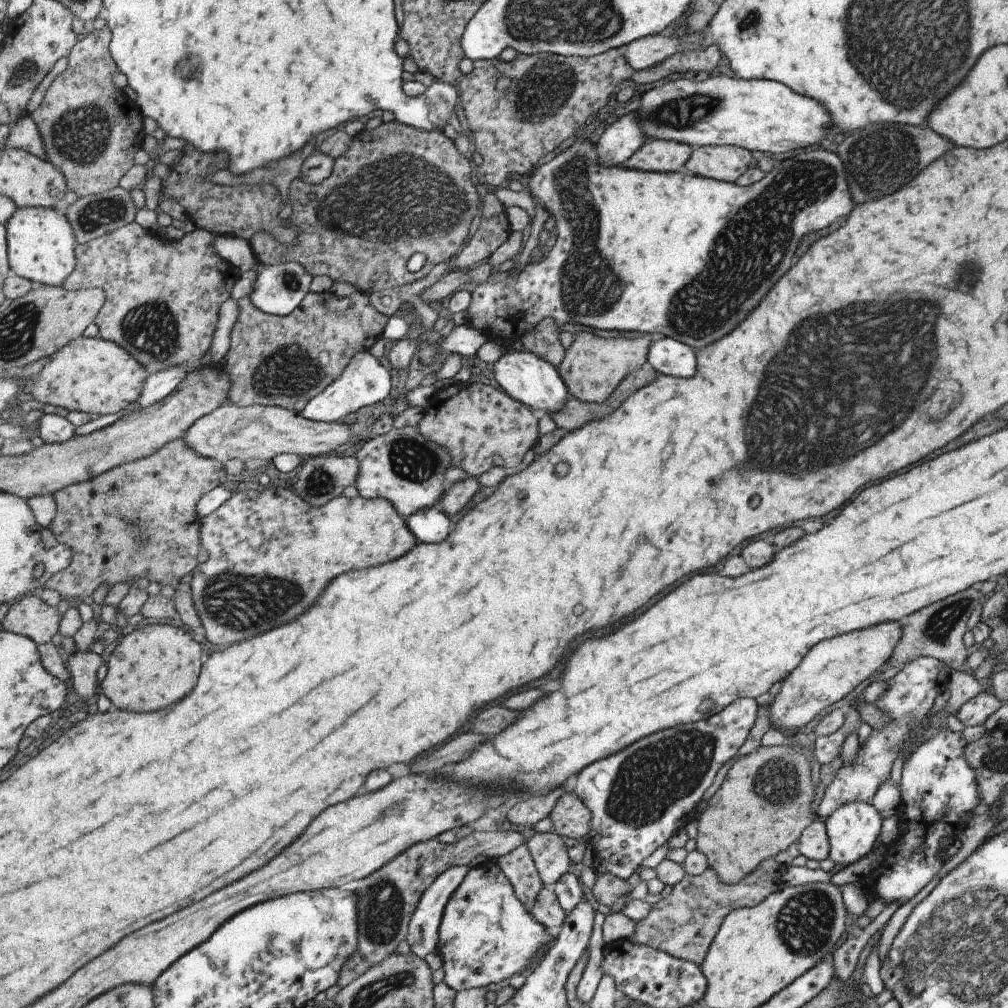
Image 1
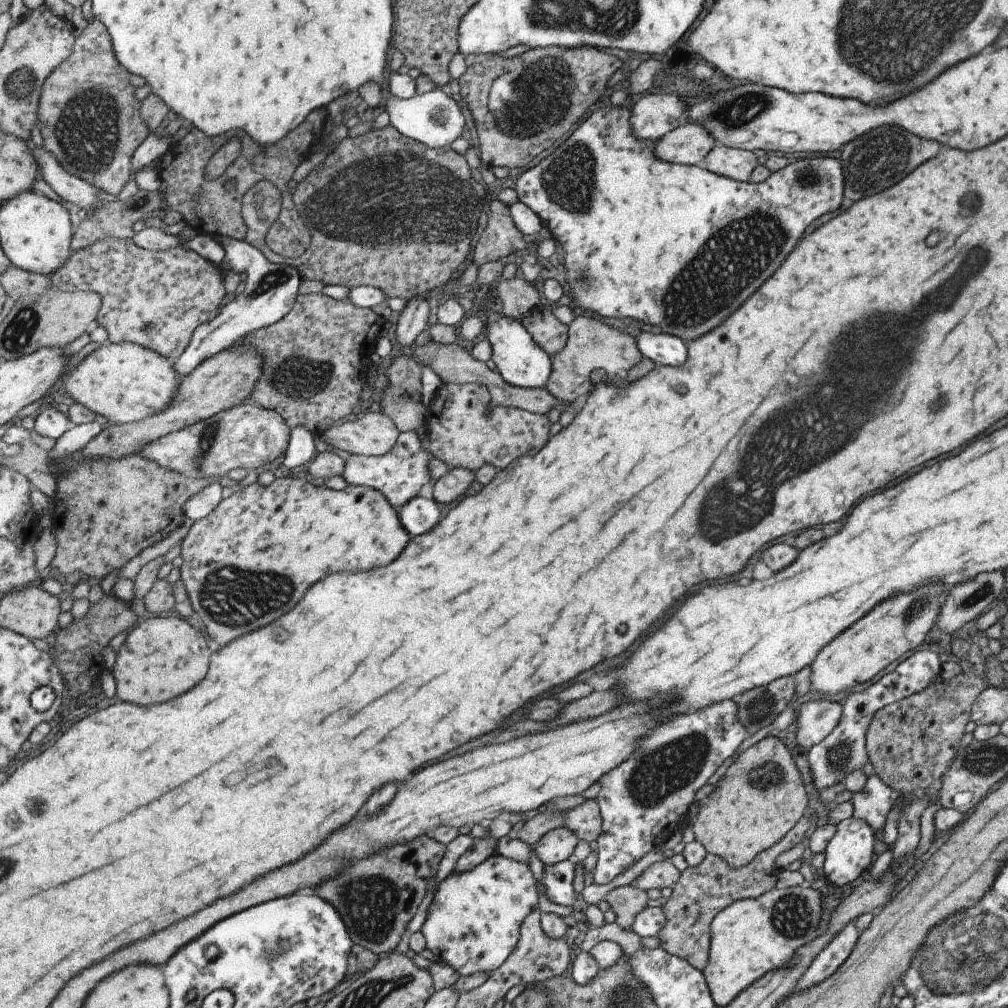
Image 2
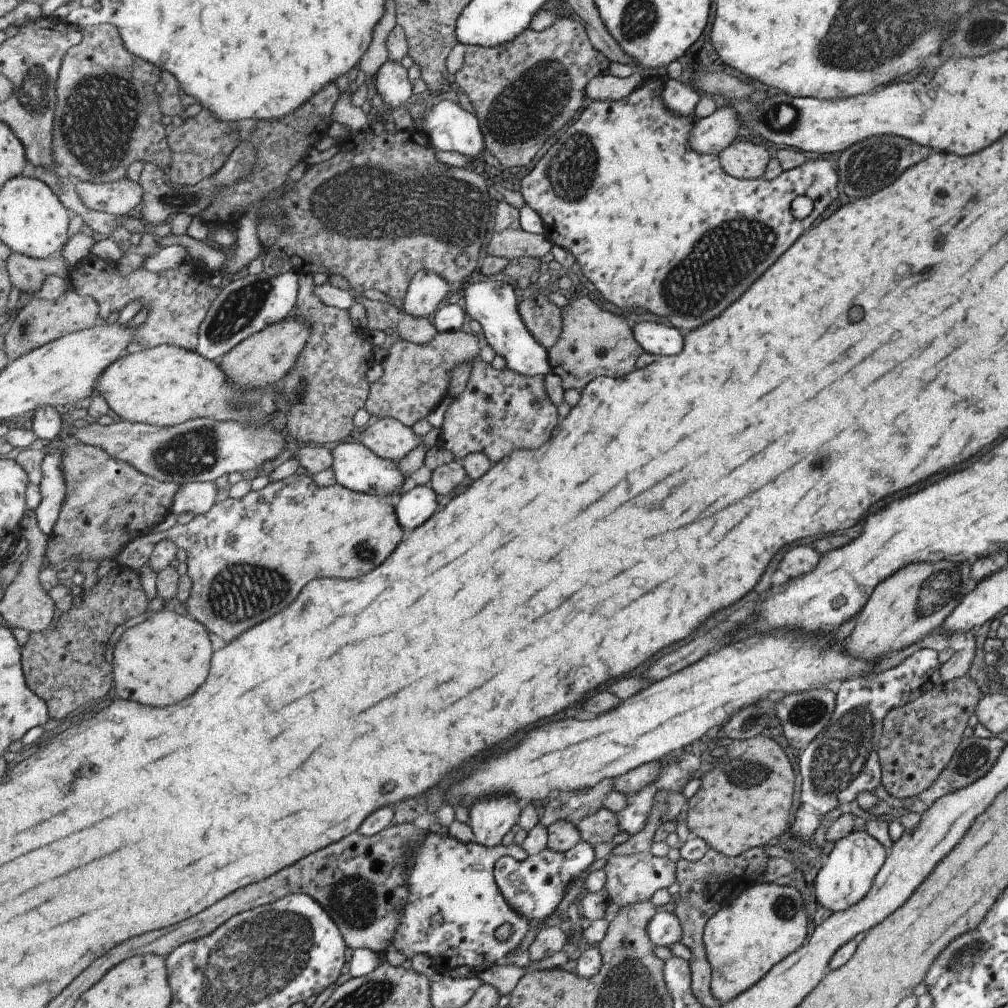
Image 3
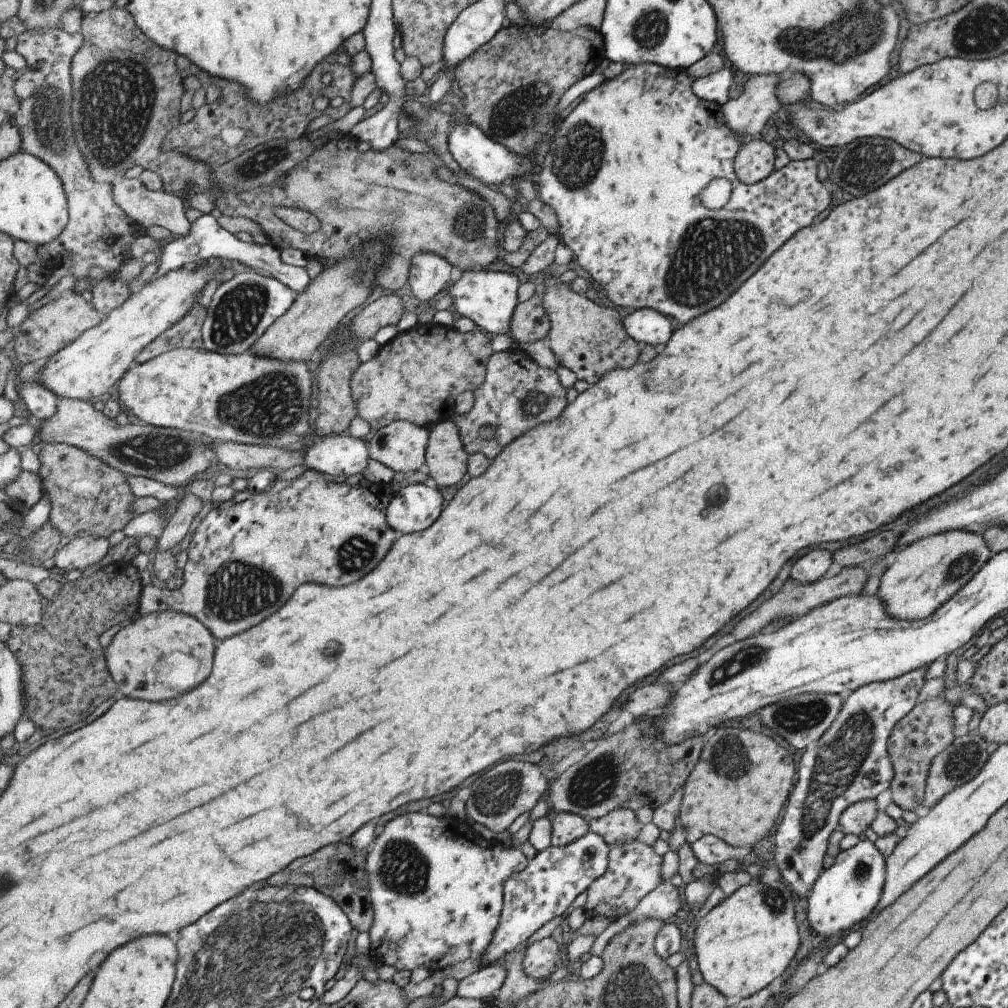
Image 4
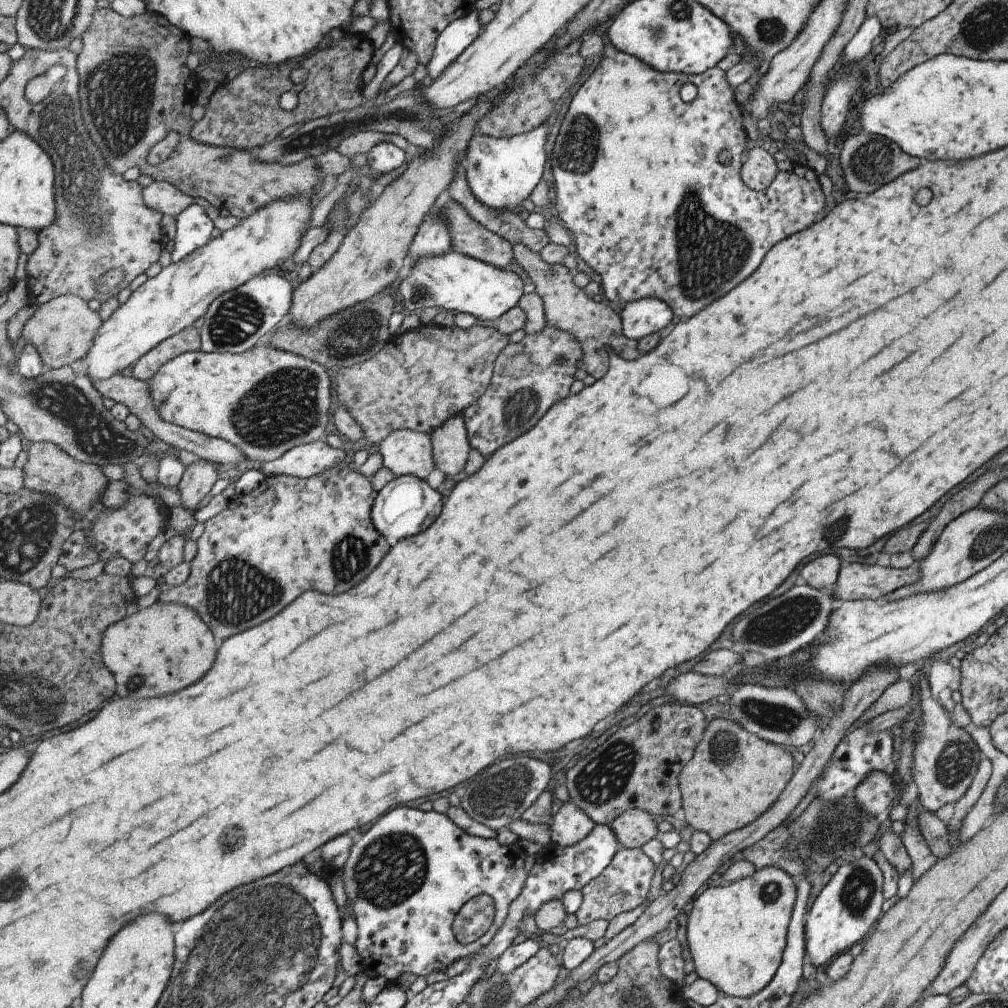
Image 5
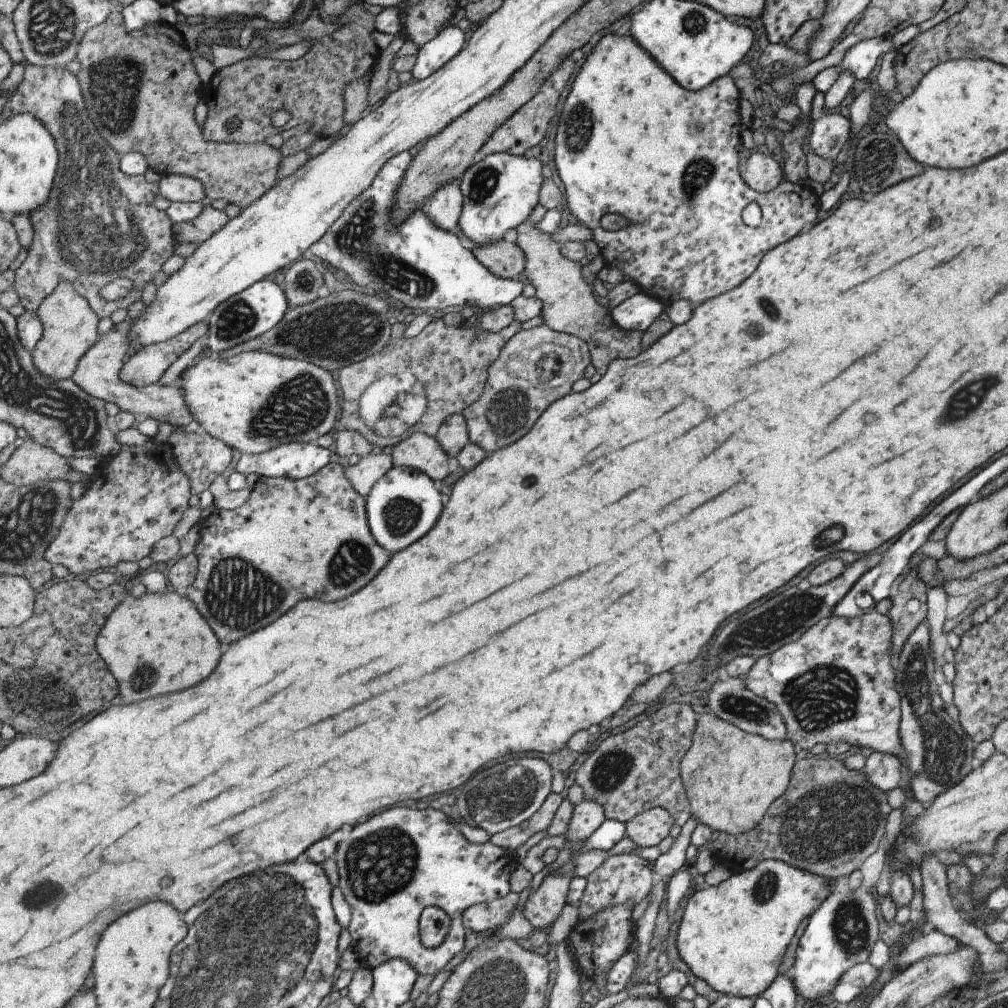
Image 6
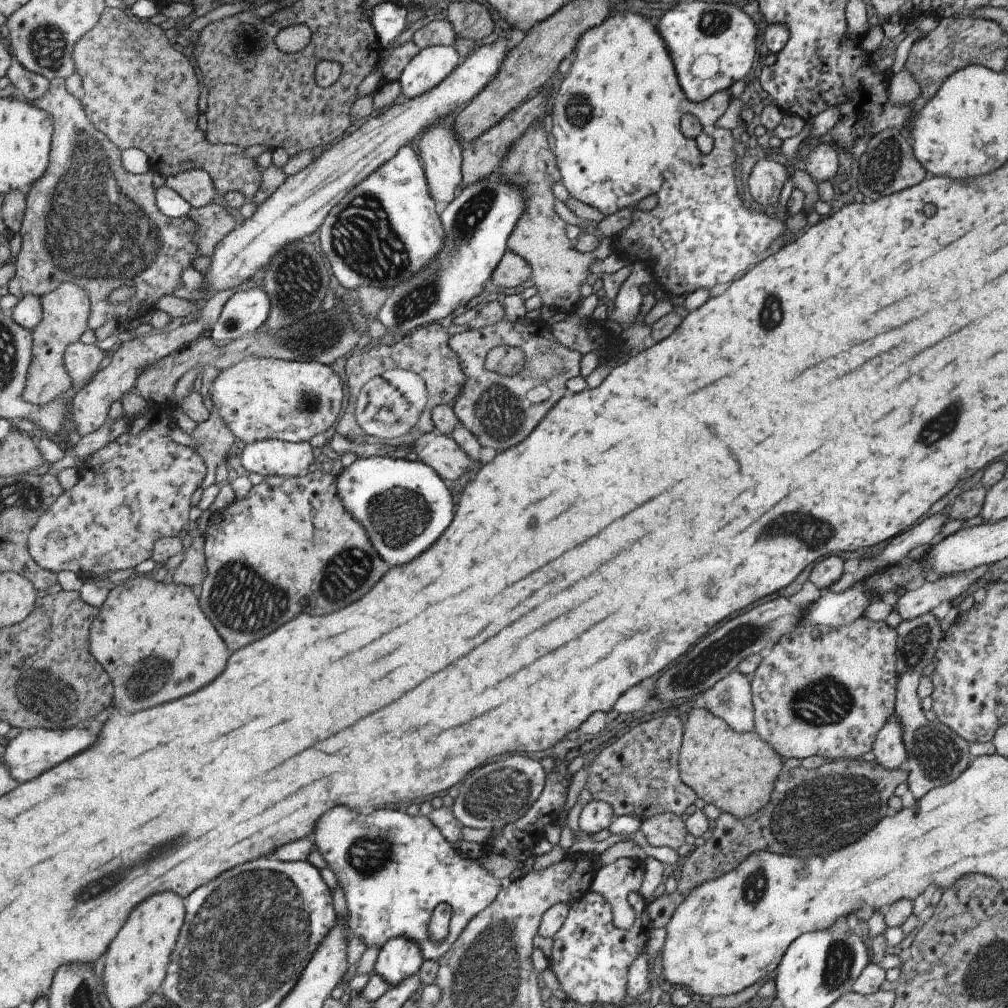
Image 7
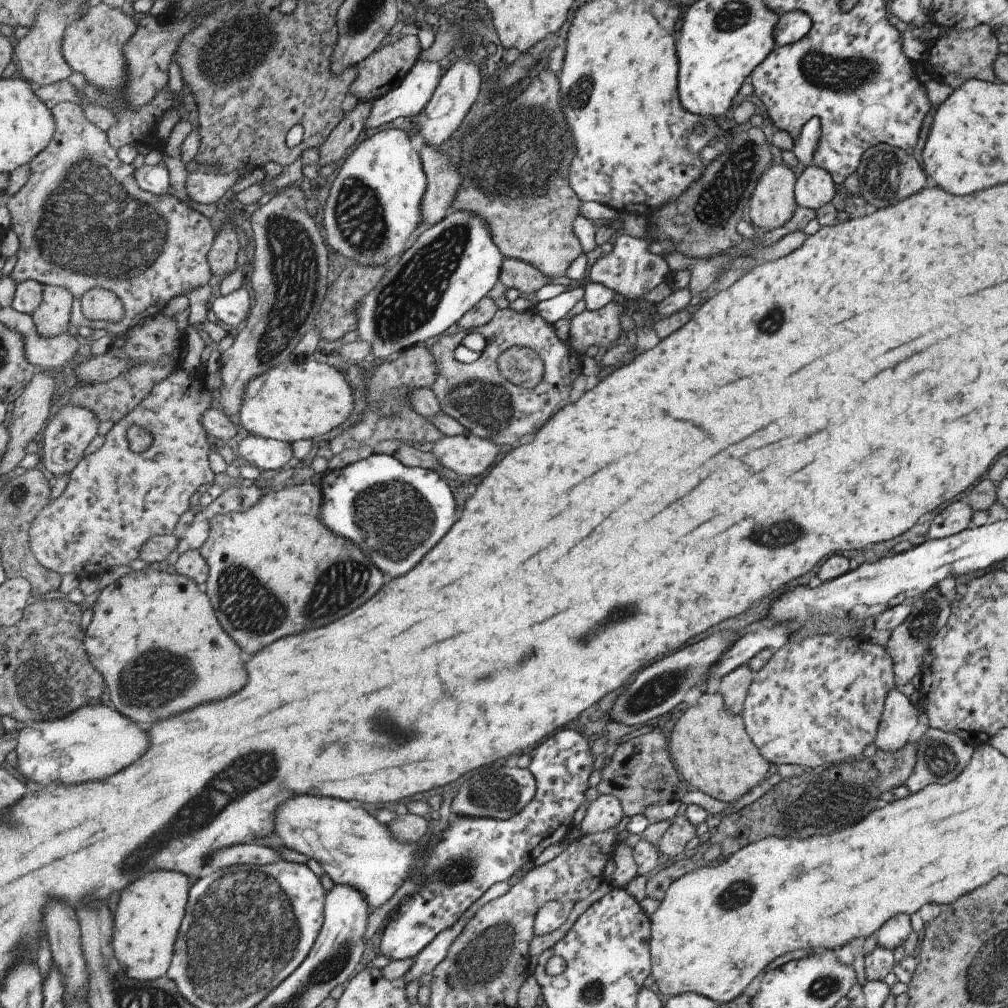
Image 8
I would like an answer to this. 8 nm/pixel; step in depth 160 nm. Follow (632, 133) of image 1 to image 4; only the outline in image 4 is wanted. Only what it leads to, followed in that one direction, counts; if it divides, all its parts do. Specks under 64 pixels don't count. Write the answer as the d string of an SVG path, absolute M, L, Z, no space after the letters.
M724 68L710 75L696 78L692 82L693 94L698 99L713 101L718 105L722 105L729 100L728 92L734 78L735 74Z

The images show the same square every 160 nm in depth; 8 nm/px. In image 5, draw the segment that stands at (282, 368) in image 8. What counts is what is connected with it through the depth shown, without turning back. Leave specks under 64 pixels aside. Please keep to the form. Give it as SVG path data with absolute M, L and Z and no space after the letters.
M268 345L253 347L244 353L206 353L203 350L195 352L191 351L164 364L154 378L149 381L149 384L152 388L152 397L154 398L155 406L160 410L164 419L226 440L242 450L242 453L249 460L249 464L251 462L254 465L257 465L261 462L266 463L267 461L277 460L293 447L321 441L325 438L325 432L327 432L327 428L329 428L329 422L332 422L333 420L333 413L329 410L331 404L333 404L333 402L331 402L331 396L333 396L333 394L331 394L331 379L333 377L334 376L329 376L329 370L325 370L325 367L317 361L311 360L303 355L284 351Z

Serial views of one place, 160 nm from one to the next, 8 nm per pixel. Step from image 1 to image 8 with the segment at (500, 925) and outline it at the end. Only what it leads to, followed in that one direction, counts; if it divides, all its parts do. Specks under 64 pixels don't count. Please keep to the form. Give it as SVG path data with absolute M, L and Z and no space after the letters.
M297 796L295 800L287 800L275 816L275 834L281 836L277 838L281 844L320 862L337 885L351 885L361 890L372 910L393 898L418 862L416 844L395 839L394 833L389 834L387 826L383 828L375 816L367 816L367 810L351 806L351 802L345 800Z

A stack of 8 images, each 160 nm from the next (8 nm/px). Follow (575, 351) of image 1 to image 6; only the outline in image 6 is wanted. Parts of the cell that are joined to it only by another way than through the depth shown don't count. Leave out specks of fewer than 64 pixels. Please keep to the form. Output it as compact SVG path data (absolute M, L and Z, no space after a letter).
M529 219L516 231L516 243L526 254L524 274L535 288L535 297L542 303L540 316L548 328L585 340L590 346L591 365L598 375L606 372L611 360L633 358L642 352L642 332L620 330L612 322L607 308L595 302L592 293L589 292L589 286L583 282L579 263L565 259L561 255L561 246L552 239L551 234L540 232L536 224Z

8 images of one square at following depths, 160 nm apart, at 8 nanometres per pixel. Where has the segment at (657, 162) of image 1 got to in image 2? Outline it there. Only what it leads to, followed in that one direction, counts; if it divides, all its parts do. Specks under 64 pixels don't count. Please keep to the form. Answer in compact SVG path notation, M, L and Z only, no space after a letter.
M685 121L657 140L653 154L673 164L703 167L704 156L714 146L715 142L707 129Z

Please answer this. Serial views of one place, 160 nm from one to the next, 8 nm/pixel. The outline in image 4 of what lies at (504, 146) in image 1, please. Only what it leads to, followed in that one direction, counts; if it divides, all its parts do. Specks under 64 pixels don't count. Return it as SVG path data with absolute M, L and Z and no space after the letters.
M506 25L490 43L475 51L457 68L449 70L448 75L455 79L463 92L464 112L469 122L517 154L527 154L531 153L533 144L552 126L554 110L563 94L579 78L591 74L604 58L600 34L592 28L577 27L570 31L560 31L547 27L537 34L525 35L517 26Z

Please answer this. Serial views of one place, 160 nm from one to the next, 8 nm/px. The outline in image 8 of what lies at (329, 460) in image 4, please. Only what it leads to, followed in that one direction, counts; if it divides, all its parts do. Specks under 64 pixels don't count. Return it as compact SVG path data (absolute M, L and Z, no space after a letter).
M253 434L240 440L238 453L251 466L265 471L285 469L294 457L291 443Z

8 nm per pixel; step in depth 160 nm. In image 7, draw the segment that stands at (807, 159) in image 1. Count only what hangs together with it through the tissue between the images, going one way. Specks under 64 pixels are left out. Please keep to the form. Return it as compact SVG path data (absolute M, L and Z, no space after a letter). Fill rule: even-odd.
M619 12L611 13L599 26L595 26L587 31L579 40L572 52L573 62L571 62L571 68L567 72L567 76L561 80L559 88L557 88L557 94L553 100L553 106L551 106L551 134L553 134L552 148L554 149L554 156L558 162L558 173L561 174L559 178L560 184L567 190L570 198L588 205L605 217L615 213L615 210L621 210L623 208L629 208L629 192L631 192L631 208L635 208L637 216L633 216L633 224L630 224L619 230L614 236L614 243L612 244L612 252L615 252L622 257L631 259L633 262L636 260L643 260L647 264L646 269L650 272L651 280L656 282L656 285L663 291L663 294L668 297L673 297L675 293L683 296L694 292L698 289L710 289L716 284L725 284L727 282L735 281L747 273L747 269L751 264L757 262L759 254L777 238L781 236L787 228L785 227L786 216L779 214L766 215L763 210L761 213L754 209L750 209L744 205L744 201L737 196L736 187L734 184L733 171L735 169L735 156L733 150L733 138L730 130L719 128L715 122L725 112L731 101L731 94L728 88L725 90L719 90L719 92L713 92L709 98L703 100L703 102L691 102L683 95L681 88L677 82L677 78L673 78L673 64L671 64L671 58L667 56L667 50L663 48L663 40L661 36L657 34L655 26L651 24L650 20L643 18L641 14L633 14L633 12ZM683 114L691 114L699 122L703 128L703 133L712 138L712 148L709 153L701 154L697 149L695 138L688 139L684 137L680 131L680 118ZM645 190L647 190L647 196L653 196L655 192L655 208L651 208L649 212L641 212L637 210L637 204L639 200L645 198Z

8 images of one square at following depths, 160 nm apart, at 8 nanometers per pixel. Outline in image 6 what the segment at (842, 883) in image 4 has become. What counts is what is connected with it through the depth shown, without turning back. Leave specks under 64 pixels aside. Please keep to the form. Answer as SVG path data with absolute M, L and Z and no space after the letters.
M863 888L841 894L832 892L809 916L789 970L797 995L805 1000L819 1000L831 993L833 986L852 965L867 962L871 948L878 940L876 904L877 901Z

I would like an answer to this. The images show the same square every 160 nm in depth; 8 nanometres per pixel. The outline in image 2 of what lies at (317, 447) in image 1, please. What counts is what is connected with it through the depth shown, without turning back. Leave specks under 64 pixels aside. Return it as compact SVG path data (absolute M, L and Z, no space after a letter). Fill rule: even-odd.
M248 401L210 419L162 436L139 449L137 455L191 478L225 479L233 468L260 472L266 469L269 462L279 460L288 451L291 429L282 414L275 409ZM368 407L362 419L335 425L315 440L319 449L327 445L355 455L381 456L395 448L401 432L383 410Z

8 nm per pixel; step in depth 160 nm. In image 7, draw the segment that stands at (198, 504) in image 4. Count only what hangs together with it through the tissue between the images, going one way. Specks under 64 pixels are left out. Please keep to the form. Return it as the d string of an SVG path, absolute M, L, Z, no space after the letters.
M213 408L210 420L199 423L195 430L189 434L193 438L193 450L205 460L207 464L207 476L200 488L209 488L215 483L217 466L228 466L227 454L234 452L231 447L238 440L237 436L229 429L223 416L219 414L219 408Z

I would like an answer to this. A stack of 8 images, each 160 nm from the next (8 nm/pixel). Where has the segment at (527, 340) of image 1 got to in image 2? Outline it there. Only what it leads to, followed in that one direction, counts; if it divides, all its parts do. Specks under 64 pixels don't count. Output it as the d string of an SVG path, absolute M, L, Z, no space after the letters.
M542 302L534 306L531 314L522 323L531 331L535 344L544 349L550 356L557 354L565 346L565 334L568 334L565 324L561 324L551 311L554 303Z

